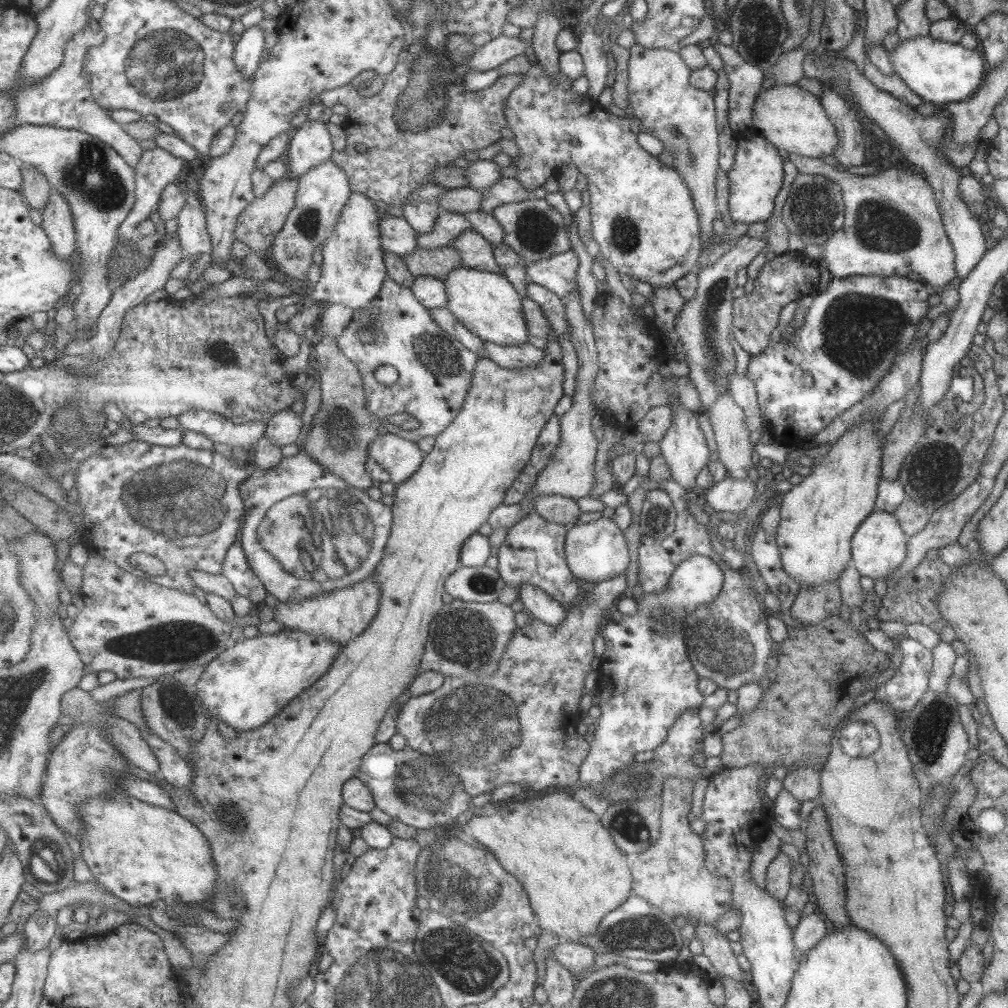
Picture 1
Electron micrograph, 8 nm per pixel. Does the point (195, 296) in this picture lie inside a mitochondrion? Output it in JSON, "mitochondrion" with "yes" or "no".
{"mitochondrion":"no"}

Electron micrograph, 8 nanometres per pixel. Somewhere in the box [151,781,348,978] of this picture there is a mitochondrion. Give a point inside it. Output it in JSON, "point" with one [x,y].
{"point":[230,814]}

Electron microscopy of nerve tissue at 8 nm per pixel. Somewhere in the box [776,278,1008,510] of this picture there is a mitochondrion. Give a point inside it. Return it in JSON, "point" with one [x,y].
{"point":[859,331]}

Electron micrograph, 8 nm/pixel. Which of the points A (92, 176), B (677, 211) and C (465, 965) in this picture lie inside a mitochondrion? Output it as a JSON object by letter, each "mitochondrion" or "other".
{"A":"mitochondrion","B":"other","C":"mitochondrion"}

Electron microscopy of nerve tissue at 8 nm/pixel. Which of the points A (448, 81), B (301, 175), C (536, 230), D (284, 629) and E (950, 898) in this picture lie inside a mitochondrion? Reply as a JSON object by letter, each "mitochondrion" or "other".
{"A":"mitochondrion","B":"other","C":"mitochondrion","D":"other","E":"other"}

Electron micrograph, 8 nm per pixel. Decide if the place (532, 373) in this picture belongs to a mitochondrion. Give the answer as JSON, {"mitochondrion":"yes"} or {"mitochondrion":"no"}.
{"mitochondrion":"no"}

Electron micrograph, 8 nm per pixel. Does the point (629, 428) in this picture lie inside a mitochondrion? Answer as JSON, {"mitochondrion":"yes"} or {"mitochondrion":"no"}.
{"mitochondrion":"no"}

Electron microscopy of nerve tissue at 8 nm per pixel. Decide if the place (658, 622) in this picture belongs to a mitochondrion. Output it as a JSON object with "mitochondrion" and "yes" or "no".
{"mitochondrion":"yes"}

